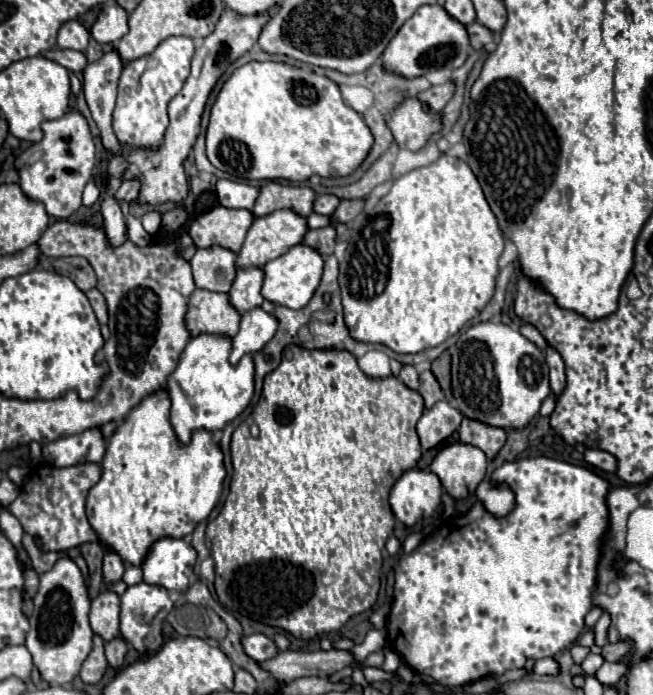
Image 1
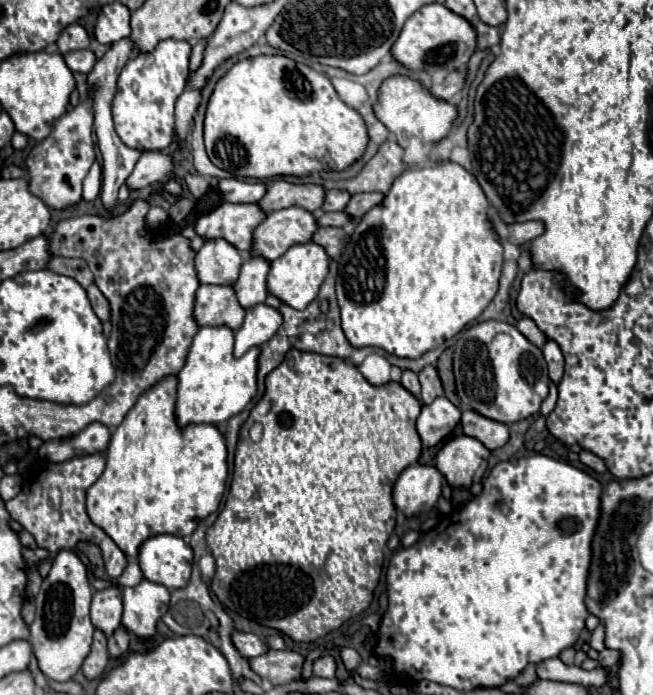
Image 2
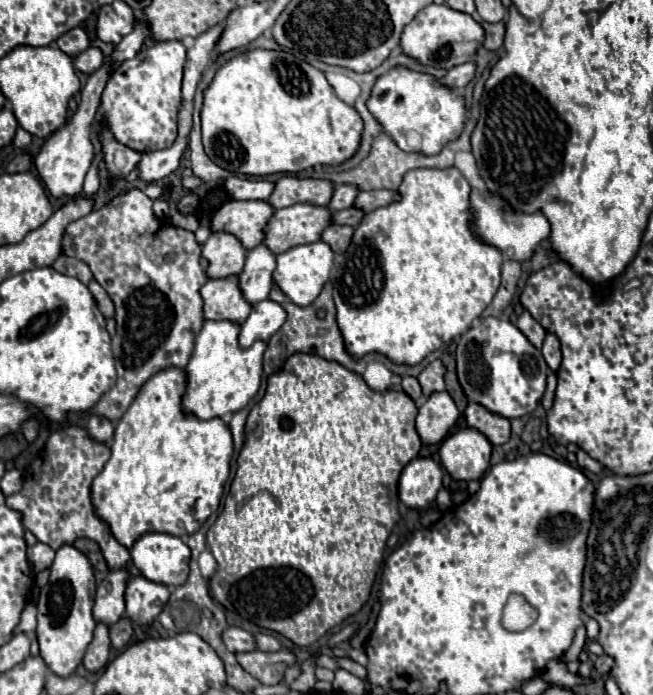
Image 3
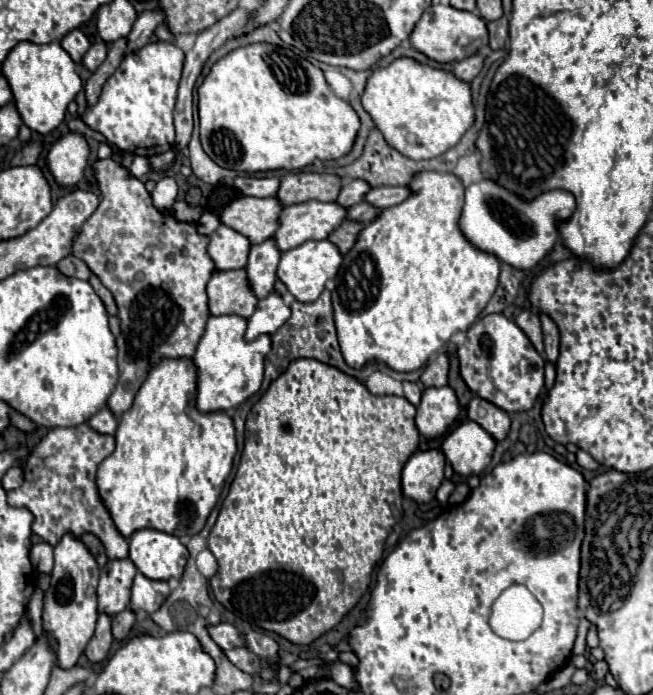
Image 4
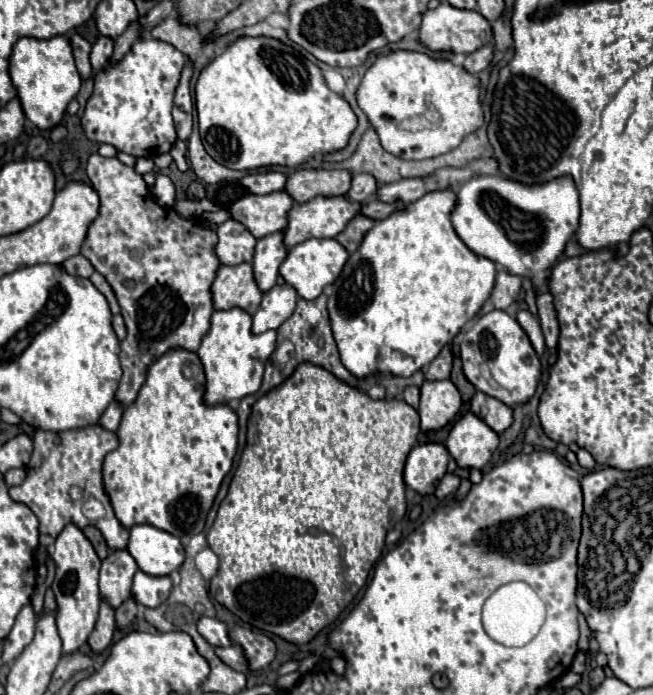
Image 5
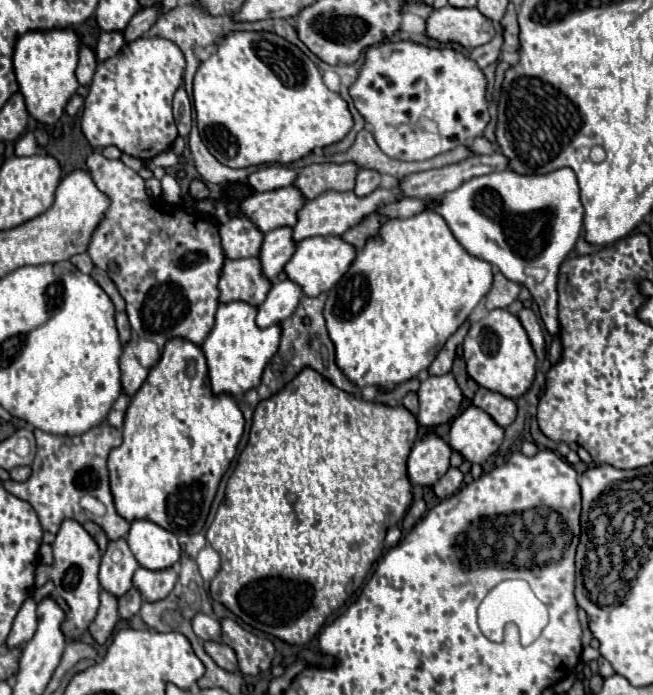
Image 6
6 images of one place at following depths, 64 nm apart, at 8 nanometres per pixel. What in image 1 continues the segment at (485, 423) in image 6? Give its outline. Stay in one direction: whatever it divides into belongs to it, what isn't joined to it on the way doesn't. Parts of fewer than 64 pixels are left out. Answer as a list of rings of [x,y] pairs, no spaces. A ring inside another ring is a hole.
[[[450,444],[438,452],[430,470],[440,478],[444,490],[454,500],[464,500],[476,492],[486,474],[486,456],[468,444]]]

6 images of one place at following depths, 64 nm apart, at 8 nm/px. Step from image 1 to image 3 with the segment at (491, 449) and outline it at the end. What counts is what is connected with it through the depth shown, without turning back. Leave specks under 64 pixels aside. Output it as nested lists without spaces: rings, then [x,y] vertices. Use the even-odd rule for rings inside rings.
[[[468,404],[468,408],[464,410],[464,420],[468,428],[476,428],[480,434],[484,434],[492,446],[506,444],[510,438],[510,422],[488,412],[480,404]]]

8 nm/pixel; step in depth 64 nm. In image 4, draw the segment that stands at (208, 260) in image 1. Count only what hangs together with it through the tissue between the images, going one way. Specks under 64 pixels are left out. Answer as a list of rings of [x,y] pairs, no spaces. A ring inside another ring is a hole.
[[[218,226],[210,234],[208,242],[208,256],[214,262],[214,270],[226,272],[226,270],[240,270],[246,268],[248,262],[248,250],[250,242],[246,236],[240,232],[228,228],[228,226]]]

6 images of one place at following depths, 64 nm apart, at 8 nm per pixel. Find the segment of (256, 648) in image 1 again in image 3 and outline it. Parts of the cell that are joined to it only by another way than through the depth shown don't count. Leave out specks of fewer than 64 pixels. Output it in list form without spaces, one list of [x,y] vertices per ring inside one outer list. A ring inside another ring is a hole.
[[[234,626],[226,628],[224,642],[226,642],[228,650],[232,650],[232,652],[254,652],[256,650],[254,636],[242,628],[234,628]]]

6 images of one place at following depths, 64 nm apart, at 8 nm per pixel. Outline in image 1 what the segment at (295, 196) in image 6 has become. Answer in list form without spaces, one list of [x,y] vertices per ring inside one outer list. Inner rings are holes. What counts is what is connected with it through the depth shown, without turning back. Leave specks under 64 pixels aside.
[[[216,206],[210,212],[198,216],[190,224],[188,234],[196,248],[222,246],[238,252],[252,220],[254,218],[250,210],[230,210],[224,206]]]

